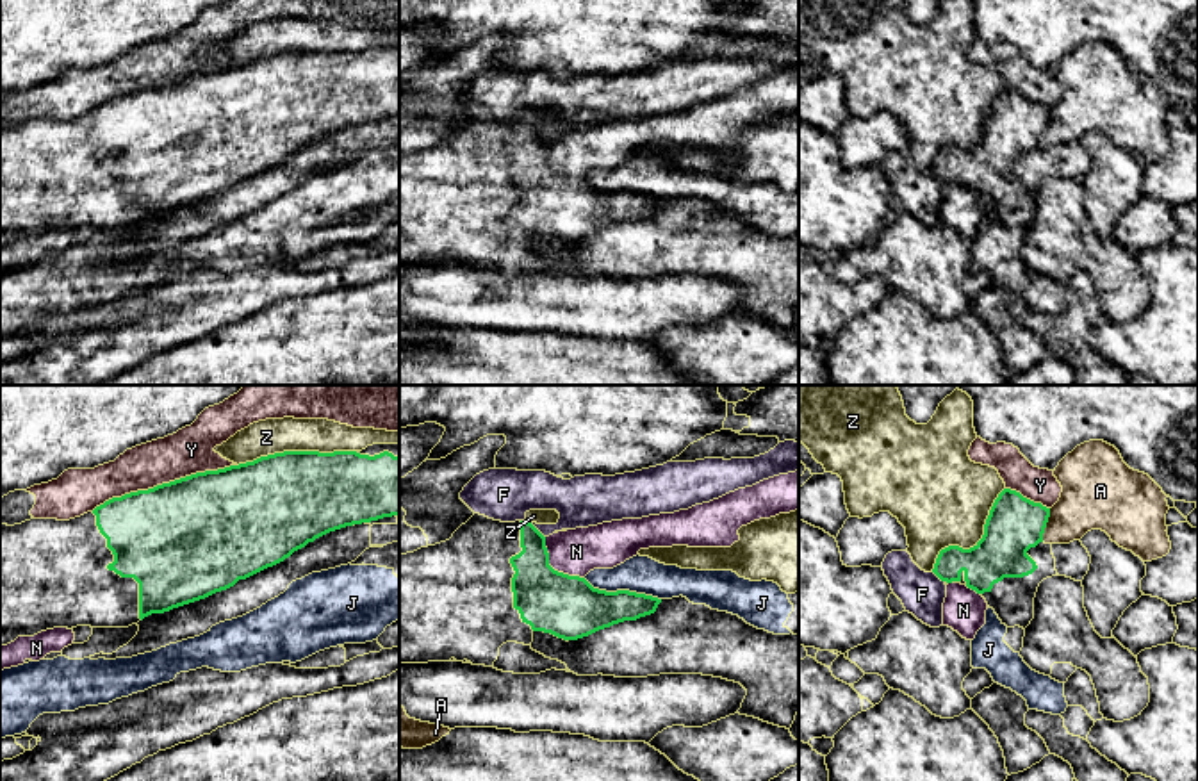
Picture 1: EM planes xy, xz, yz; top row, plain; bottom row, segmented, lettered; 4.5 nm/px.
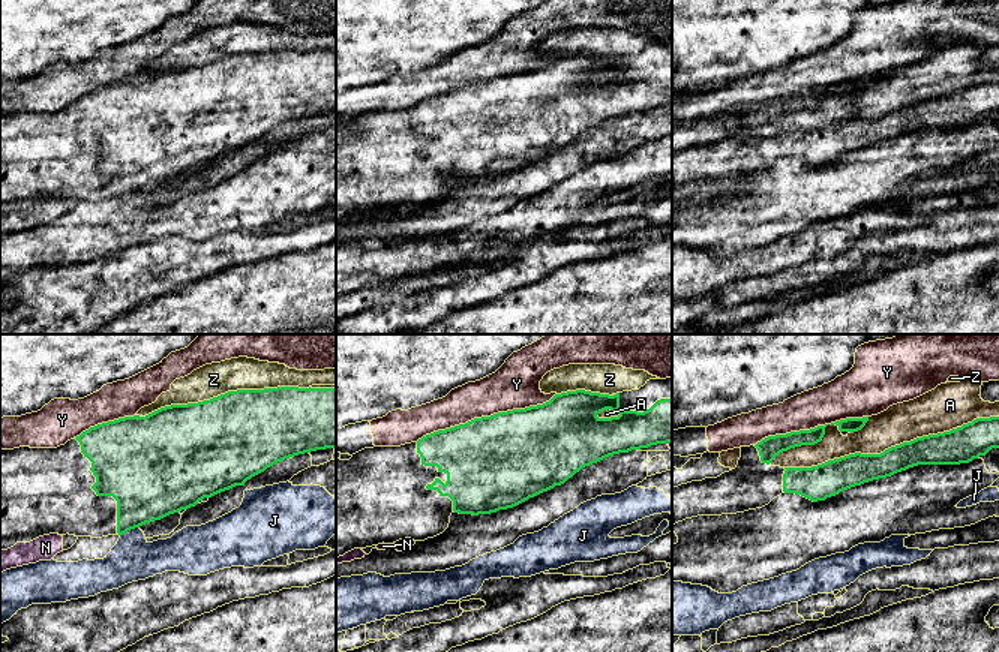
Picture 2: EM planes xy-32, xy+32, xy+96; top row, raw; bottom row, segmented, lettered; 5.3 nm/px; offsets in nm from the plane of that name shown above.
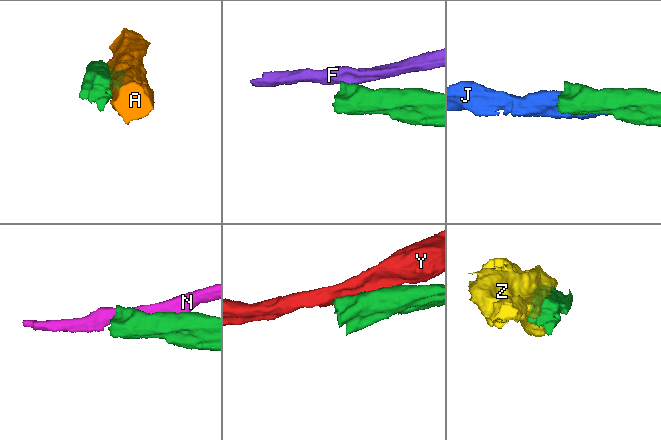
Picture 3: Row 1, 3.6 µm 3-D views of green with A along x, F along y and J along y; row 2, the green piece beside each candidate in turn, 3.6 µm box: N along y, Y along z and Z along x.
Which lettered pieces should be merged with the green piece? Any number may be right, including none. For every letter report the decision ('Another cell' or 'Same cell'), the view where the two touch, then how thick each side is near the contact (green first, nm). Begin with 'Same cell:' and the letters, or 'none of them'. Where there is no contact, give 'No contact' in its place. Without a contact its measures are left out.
Same cell: none of them
A: Another cell. Touches green in yz. Thickness 260 nm (green) against 280 nm
F: Another cell. Touches green in xz. Thickness 220 nm (green) against 240 nm
J: Another cell. Touches green in xz. Thickness 280 nm (green) against 170 nm
N: Another cell. Touches green in xz. Thickness 280 nm (green) against 200 nm
Y: Another cell. Touches green in xy. Thickness 500 nm (green) against 200 nm
Z: Another cell. Touches green in xy. Thickness 440 nm (green) against 160 nm

